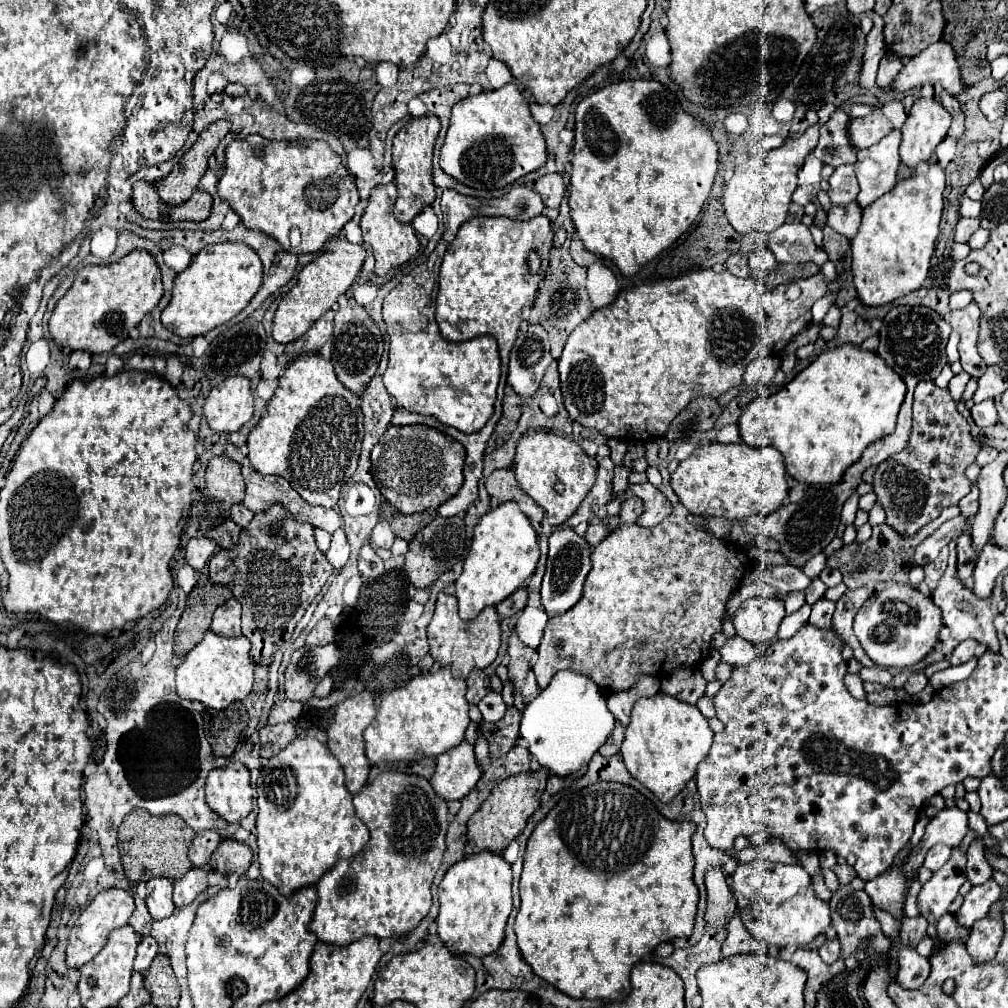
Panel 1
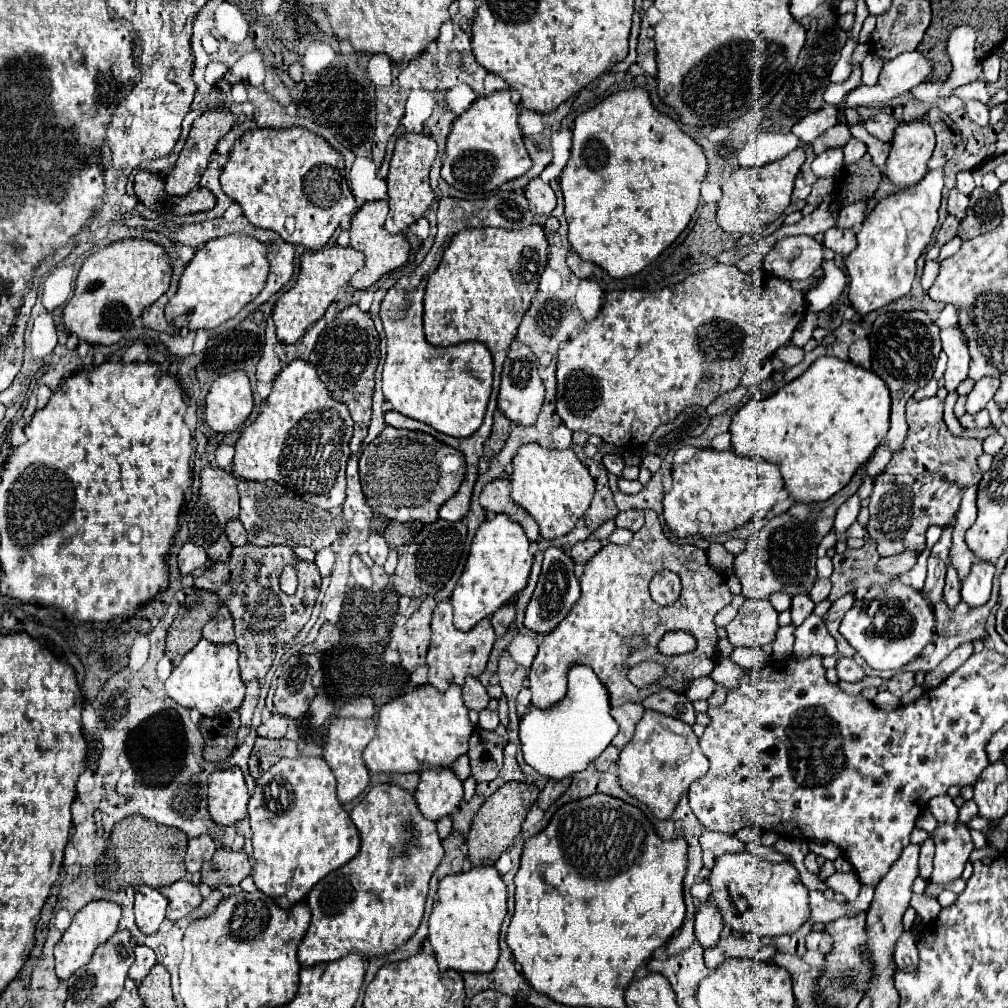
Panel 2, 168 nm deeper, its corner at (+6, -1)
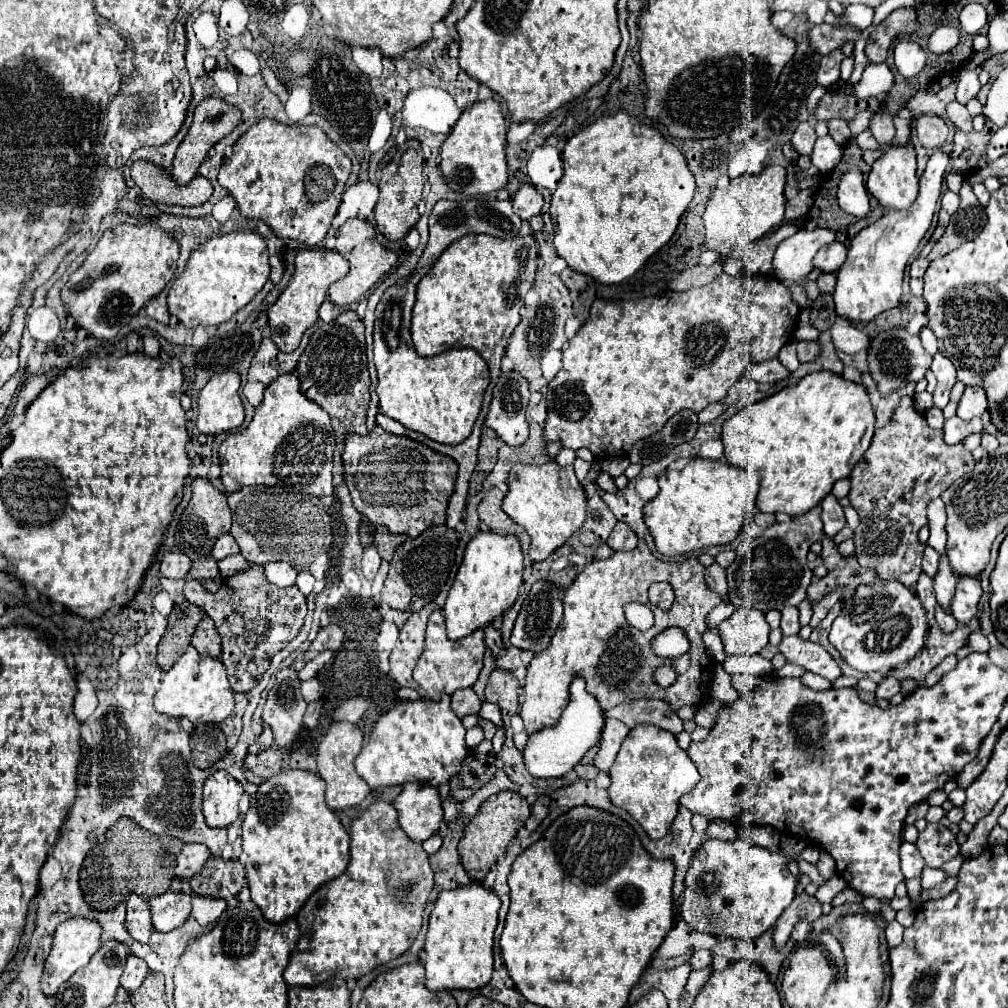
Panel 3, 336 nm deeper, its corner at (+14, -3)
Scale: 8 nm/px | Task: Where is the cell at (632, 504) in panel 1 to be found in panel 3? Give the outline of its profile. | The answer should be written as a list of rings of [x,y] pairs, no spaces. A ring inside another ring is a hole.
[[[619,522],[613,530],[613,534],[607,540],[607,546],[611,550],[633,550],[637,546],[639,538],[633,534],[633,530],[629,530],[629,526],[625,526],[623,522]]]

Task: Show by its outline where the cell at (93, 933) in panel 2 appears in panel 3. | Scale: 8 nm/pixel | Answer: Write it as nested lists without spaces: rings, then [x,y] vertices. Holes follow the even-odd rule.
[[[85,918],[65,920],[63,924],[57,926],[55,936],[53,936],[53,946],[47,956],[43,976],[41,976],[41,992],[45,996],[55,996],[63,982],[67,982],[79,968],[89,964],[91,956],[99,950],[99,936],[101,936],[101,928],[97,926],[97,922],[85,920]]]

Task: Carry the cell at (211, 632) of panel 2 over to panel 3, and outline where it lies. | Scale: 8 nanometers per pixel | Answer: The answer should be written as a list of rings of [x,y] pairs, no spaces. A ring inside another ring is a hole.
[[[203,618],[203,622],[197,626],[191,646],[195,646],[201,656],[211,656],[211,658],[221,656],[221,638],[211,618]]]

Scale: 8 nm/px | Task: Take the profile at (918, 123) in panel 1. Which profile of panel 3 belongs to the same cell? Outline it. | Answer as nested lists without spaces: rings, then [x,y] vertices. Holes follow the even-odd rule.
[[[911,144],[885,150],[871,166],[867,192],[891,210],[905,210],[913,204],[919,192],[919,178],[915,176],[915,150]]]

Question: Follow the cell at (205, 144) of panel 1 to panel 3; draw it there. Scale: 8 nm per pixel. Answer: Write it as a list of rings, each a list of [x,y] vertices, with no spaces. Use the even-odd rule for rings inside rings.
[[[205,98],[205,100],[201,100],[199,106],[195,108],[193,124],[191,124],[185,140],[177,148],[177,154],[175,154],[175,160],[173,160],[173,168],[171,168],[173,178],[177,182],[181,182],[181,184],[187,184],[197,174],[197,170],[199,170],[201,162],[207,158],[209,150],[221,138],[225,138],[227,134],[231,134],[233,128],[239,124],[239,120],[241,120],[241,110],[237,106],[231,106],[225,100],[221,100],[221,98]]]

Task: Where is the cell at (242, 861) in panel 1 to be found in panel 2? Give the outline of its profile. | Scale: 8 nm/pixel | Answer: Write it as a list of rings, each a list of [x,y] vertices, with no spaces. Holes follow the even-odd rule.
[[[219,848],[213,854],[213,858],[203,864],[201,882],[211,888],[217,888],[221,884],[237,886],[249,874],[251,874],[251,864],[243,850],[235,852],[235,850]]]

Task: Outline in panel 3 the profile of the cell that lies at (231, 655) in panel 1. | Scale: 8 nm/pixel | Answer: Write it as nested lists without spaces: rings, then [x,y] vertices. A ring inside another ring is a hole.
[[[193,646],[185,650],[179,662],[163,674],[161,688],[155,694],[155,710],[171,718],[187,718],[193,724],[223,722],[233,710],[233,690],[229,686],[225,666],[219,658],[203,658]]]

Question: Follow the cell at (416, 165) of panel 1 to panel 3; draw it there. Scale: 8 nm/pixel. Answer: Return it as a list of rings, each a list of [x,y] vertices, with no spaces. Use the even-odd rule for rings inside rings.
[[[409,148],[409,150],[397,150],[395,160],[385,166],[381,180],[379,180],[379,202],[375,206],[375,222],[379,232],[391,240],[403,240],[405,234],[417,224],[419,212],[417,204],[423,196],[423,186],[425,186],[425,174],[423,174],[423,154],[419,148]]]

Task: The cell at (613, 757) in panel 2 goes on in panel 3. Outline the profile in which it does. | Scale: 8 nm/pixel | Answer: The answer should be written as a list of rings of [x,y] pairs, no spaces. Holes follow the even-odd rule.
[[[577,764],[573,770],[575,770],[577,778],[581,778],[581,780],[593,780],[599,774],[599,770],[593,764]]]

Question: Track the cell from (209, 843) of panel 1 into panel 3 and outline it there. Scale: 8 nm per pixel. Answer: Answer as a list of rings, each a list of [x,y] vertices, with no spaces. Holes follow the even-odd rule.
[[[183,844],[175,866],[175,876],[181,880],[189,880],[197,872],[201,872],[209,856],[211,852],[205,844]]]

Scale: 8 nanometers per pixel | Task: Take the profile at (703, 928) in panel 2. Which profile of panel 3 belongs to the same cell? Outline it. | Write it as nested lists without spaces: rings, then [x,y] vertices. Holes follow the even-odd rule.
[[[697,950],[691,960],[689,960],[691,968],[693,970],[701,970],[701,968],[707,968],[711,964],[711,952],[709,950]]]

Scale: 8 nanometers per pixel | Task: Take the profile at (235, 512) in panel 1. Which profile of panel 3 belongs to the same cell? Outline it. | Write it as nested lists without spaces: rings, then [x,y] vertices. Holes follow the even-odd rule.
[[[223,534],[215,542],[215,548],[213,548],[211,554],[213,554],[215,560],[223,560],[223,558],[227,558],[231,554],[239,554],[239,546],[237,546],[237,542],[235,542],[235,538],[231,534]]]

